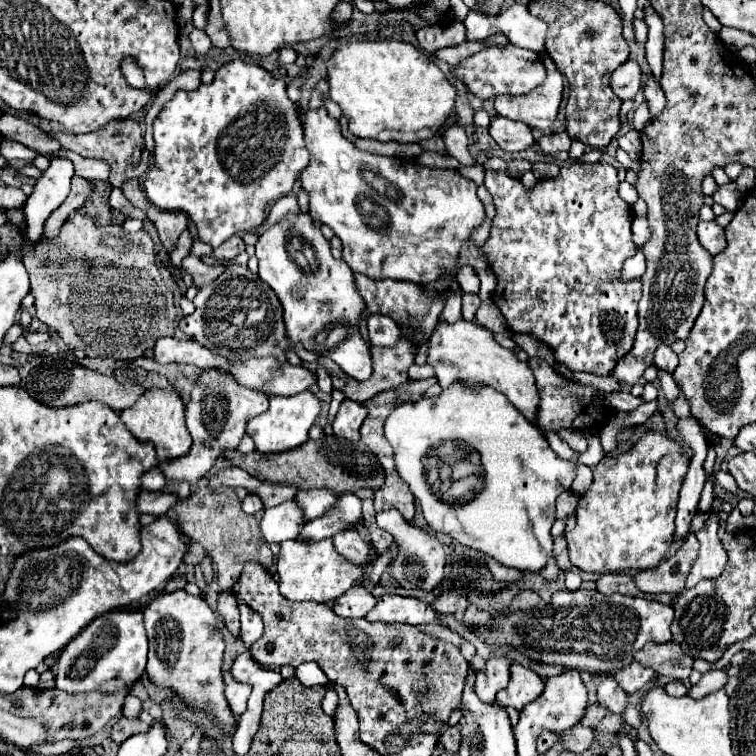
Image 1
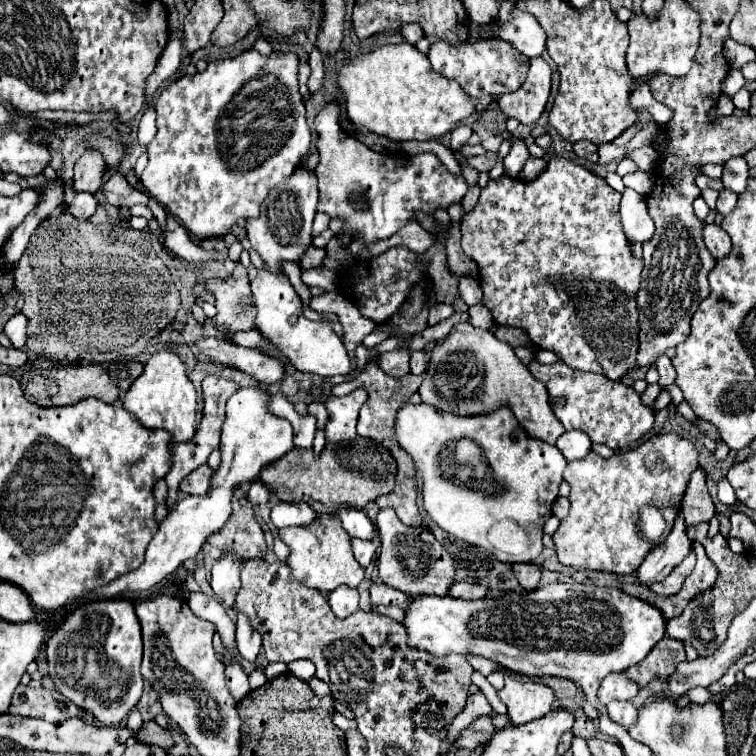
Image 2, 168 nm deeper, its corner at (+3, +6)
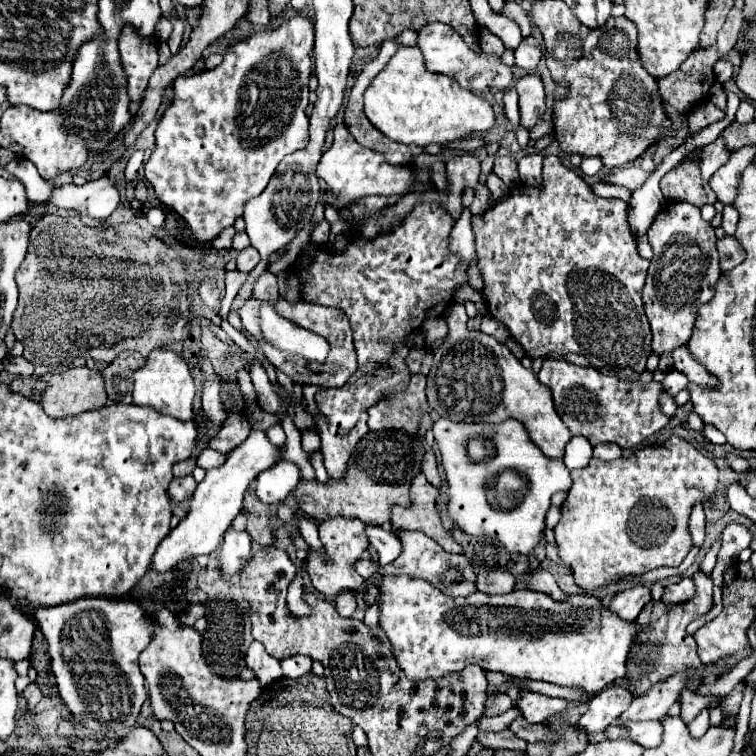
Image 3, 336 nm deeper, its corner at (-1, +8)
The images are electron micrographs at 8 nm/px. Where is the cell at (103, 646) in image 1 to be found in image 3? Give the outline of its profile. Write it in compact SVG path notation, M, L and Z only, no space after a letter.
M86 597L56 607L36 607L32 609L32 617L48 641L50 665L58 683L58 691L74 719L86 729L98 731L102 735L114 735L120 729L134 727L140 707L148 697L144 675L138 669L138 655L148 647L148 639L152 637L152 621L144 609L134 599Z

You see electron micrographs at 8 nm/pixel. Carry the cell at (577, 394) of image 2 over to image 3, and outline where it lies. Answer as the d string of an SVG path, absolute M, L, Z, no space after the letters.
M546 359L538 379L550 387L556 411L570 433L584 435L592 445L610 441L622 449L632 449L668 423L668 417L658 407L658 397L662 393L660 383L620 381L596 369L568 363L566 359Z

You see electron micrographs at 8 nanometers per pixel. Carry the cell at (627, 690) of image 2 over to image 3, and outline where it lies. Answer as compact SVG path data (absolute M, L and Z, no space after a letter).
M608 685L600 693L596 693L588 705L588 711L580 717L576 723L578 729L586 733L604 731L608 725L612 725L632 703L634 695L624 685Z

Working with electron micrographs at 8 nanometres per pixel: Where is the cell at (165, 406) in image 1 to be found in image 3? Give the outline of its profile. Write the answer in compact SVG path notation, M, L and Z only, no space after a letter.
M154 349L148 359L144 369L136 371L134 375L134 403L152 407L160 415L170 415L180 421L190 421L194 419L194 397L196 397L196 383L190 375L190 369L186 361L176 355L174 351L168 349Z

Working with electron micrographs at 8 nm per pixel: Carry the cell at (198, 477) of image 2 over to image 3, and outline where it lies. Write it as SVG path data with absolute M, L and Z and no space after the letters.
M186 475L186 477L174 477L172 483L170 483L168 493L170 493L170 497L172 497L176 503L180 503L182 499L192 497L192 493L196 491L196 487L198 487L198 483L196 483L196 479L194 479L192 475Z

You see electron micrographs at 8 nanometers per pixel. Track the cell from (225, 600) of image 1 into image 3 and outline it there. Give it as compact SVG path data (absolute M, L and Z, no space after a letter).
M228 529L218 553L222 579L230 581L244 567L248 557L250 557L250 535L246 531Z

